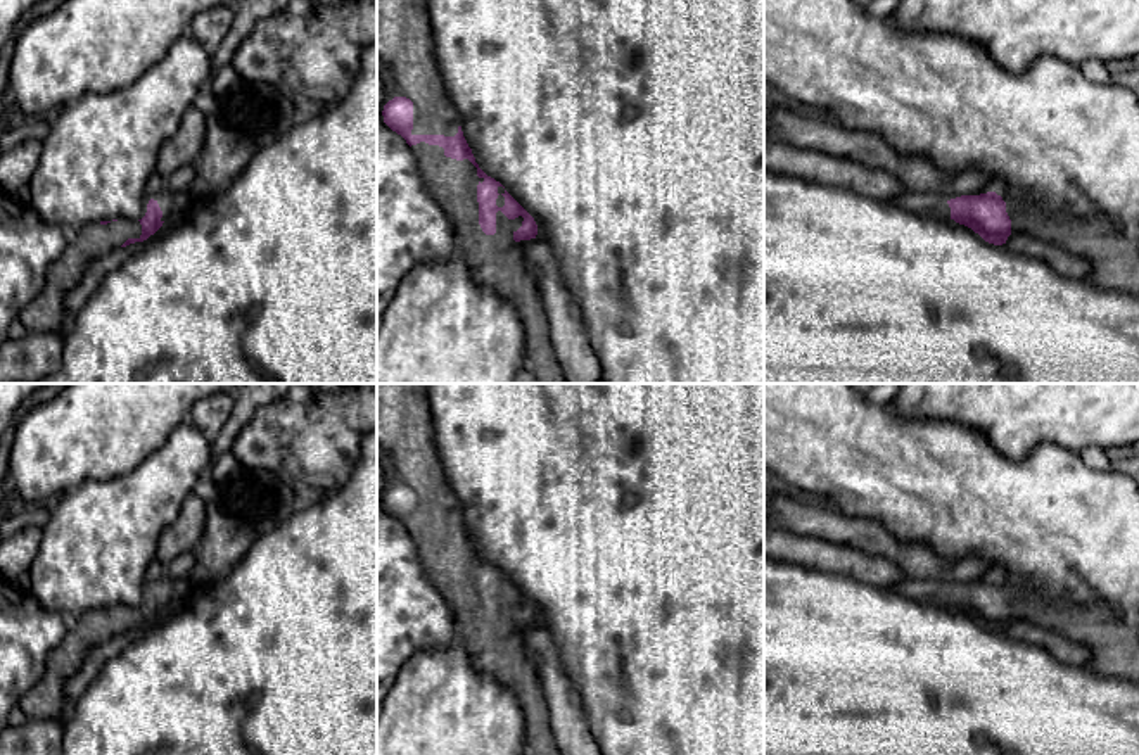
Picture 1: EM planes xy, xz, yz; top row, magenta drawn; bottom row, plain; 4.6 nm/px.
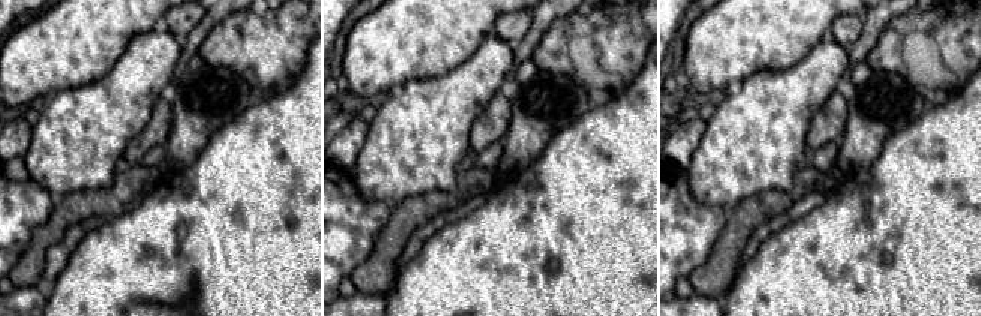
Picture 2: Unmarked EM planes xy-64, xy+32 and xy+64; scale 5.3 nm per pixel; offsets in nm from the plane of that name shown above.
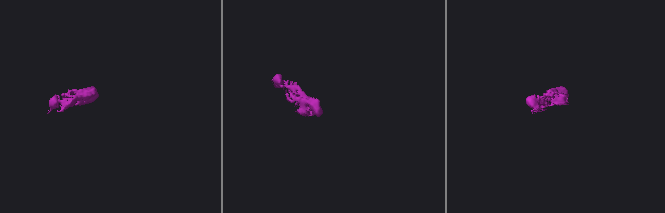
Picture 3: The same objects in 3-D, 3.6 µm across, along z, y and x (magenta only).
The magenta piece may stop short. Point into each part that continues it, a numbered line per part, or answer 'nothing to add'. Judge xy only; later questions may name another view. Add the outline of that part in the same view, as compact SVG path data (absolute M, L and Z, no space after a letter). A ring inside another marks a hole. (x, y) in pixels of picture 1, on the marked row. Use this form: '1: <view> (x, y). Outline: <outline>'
1: xy (47, 313). Outline: M118 219L107 225L88 223L69 233L66 251L48 268L43 290L19 313L19 321L31 333L66 332L66 294L81 280L86 266L121 247L128 238L140 238L138 219Z

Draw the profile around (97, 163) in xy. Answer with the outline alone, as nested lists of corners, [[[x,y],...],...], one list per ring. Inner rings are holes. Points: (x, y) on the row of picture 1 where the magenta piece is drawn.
[[[187,33],[130,86],[88,93],[62,107],[41,142],[40,162],[28,183],[29,207],[45,223],[69,233],[88,223],[142,219],[154,188],[157,155],[211,74],[211,52]]]

